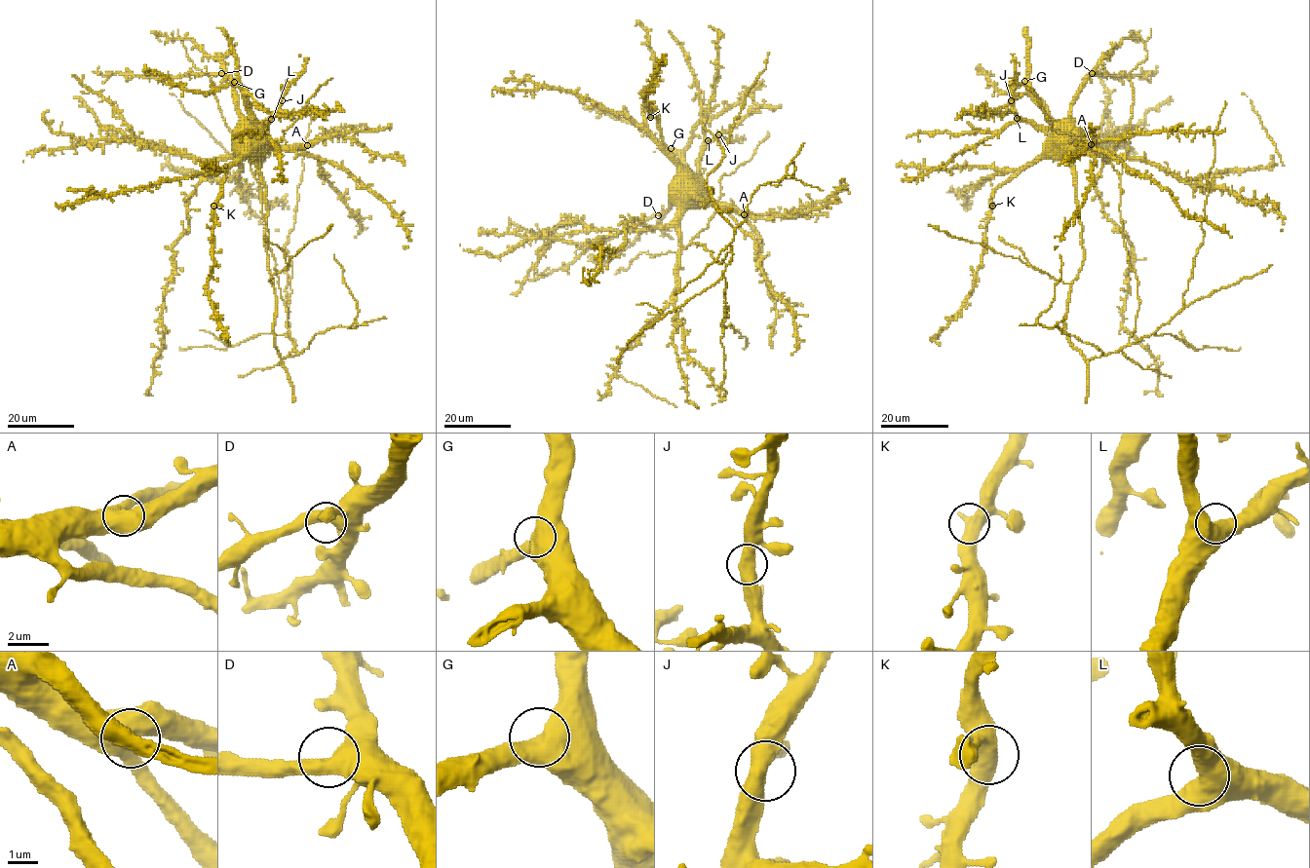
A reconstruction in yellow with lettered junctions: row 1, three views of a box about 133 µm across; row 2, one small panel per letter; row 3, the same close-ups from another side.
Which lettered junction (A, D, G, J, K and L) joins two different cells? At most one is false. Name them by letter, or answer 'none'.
none

